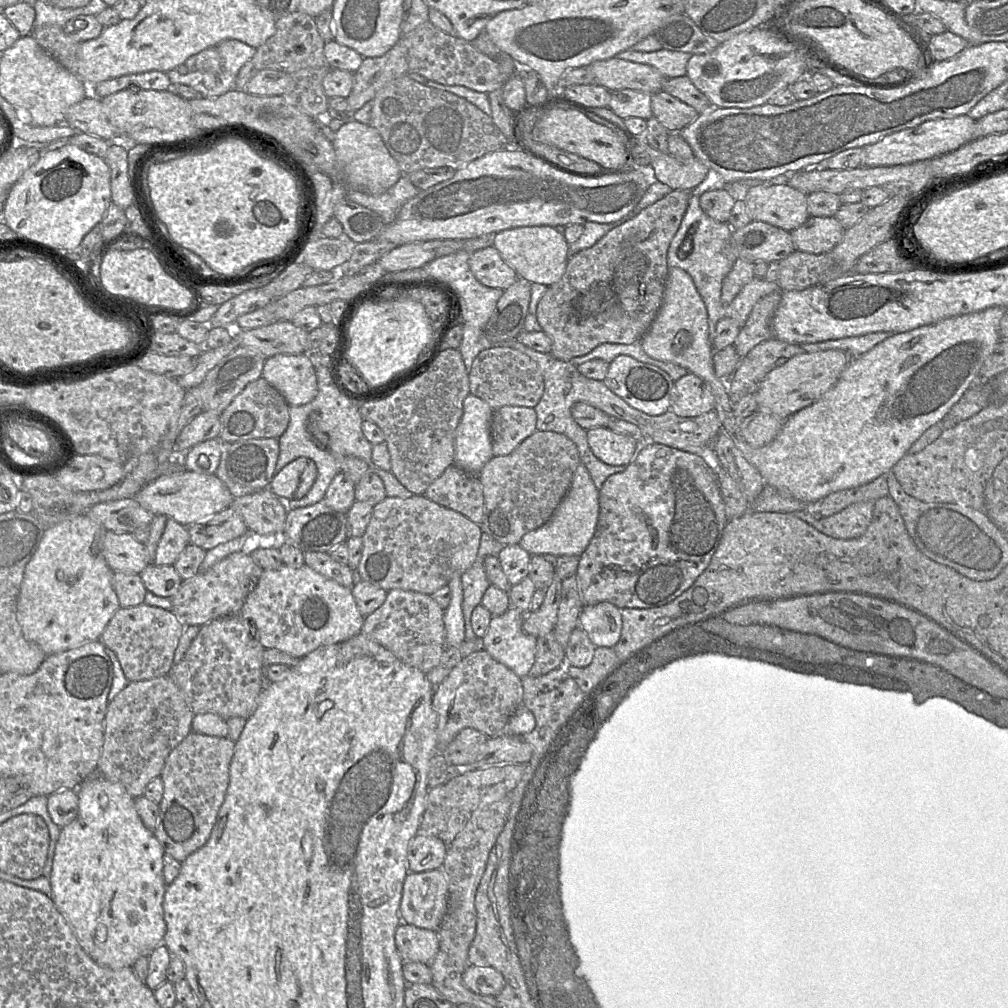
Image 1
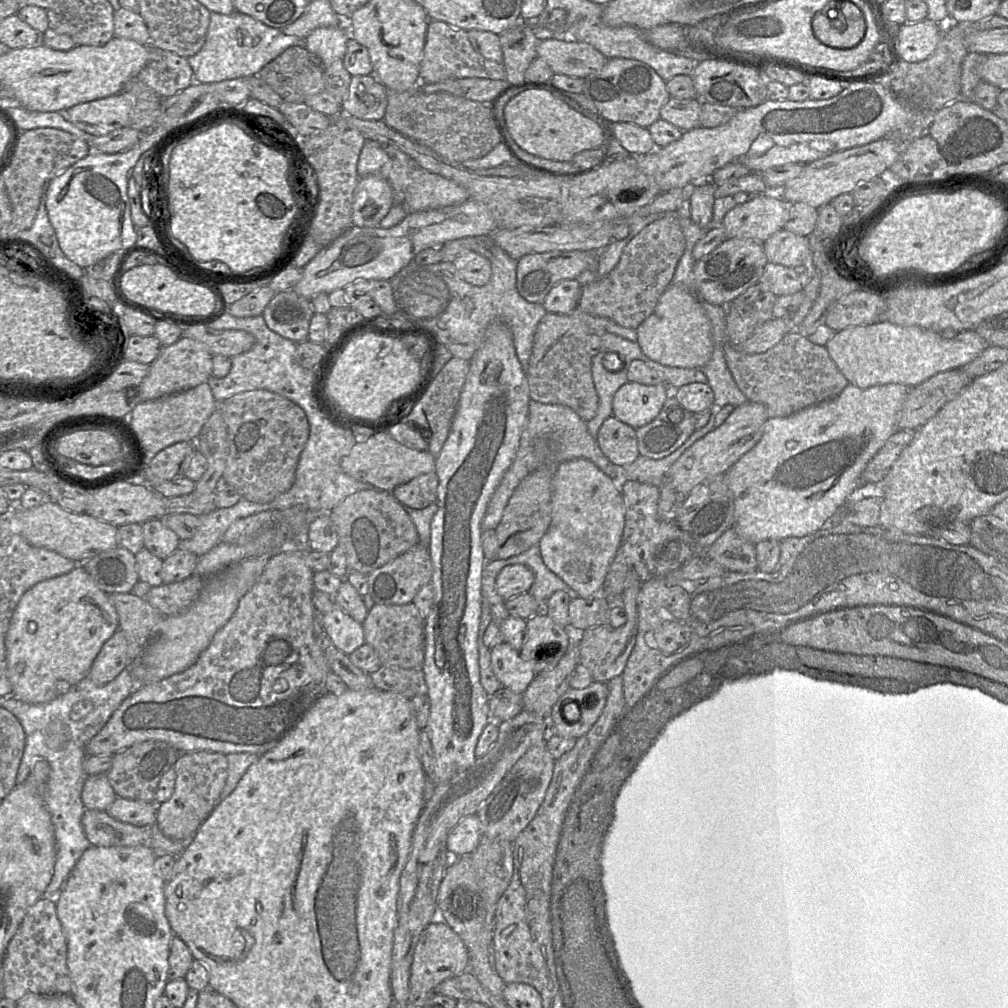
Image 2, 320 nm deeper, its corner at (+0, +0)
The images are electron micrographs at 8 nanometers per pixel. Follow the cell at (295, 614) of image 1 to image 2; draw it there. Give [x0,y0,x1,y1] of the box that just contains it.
[320,605,365,655]

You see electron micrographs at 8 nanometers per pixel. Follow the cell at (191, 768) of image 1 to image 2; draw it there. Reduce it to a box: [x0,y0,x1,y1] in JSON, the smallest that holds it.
[156,752,228,841]

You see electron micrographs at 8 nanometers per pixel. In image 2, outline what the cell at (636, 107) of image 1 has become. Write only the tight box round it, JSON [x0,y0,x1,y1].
[660,97,702,131]

